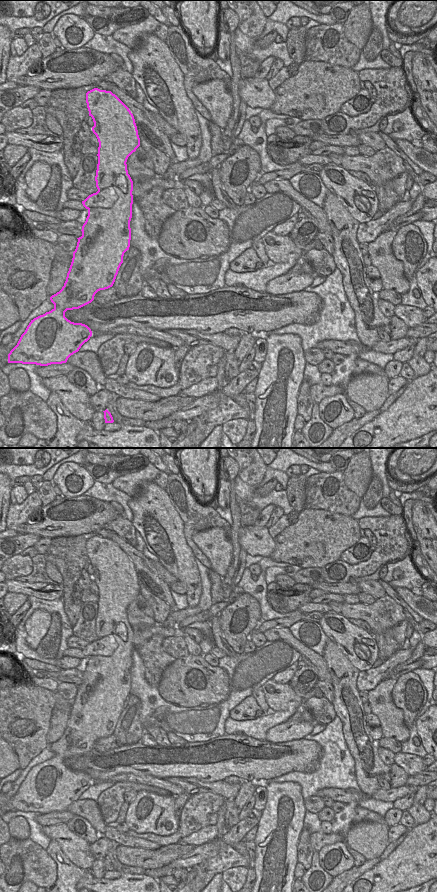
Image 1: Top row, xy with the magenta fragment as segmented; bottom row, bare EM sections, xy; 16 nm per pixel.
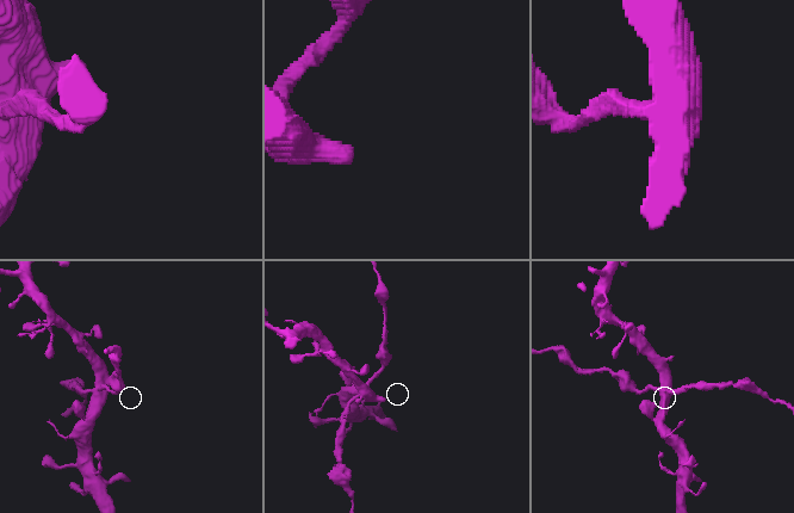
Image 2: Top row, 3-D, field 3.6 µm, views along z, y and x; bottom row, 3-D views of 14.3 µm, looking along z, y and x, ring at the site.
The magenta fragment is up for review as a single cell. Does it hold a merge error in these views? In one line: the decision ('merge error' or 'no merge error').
merge error

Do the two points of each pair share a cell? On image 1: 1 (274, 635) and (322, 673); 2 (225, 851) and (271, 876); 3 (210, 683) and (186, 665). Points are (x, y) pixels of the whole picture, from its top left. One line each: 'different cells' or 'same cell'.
1: same cell
2: different cells
3: same cell

